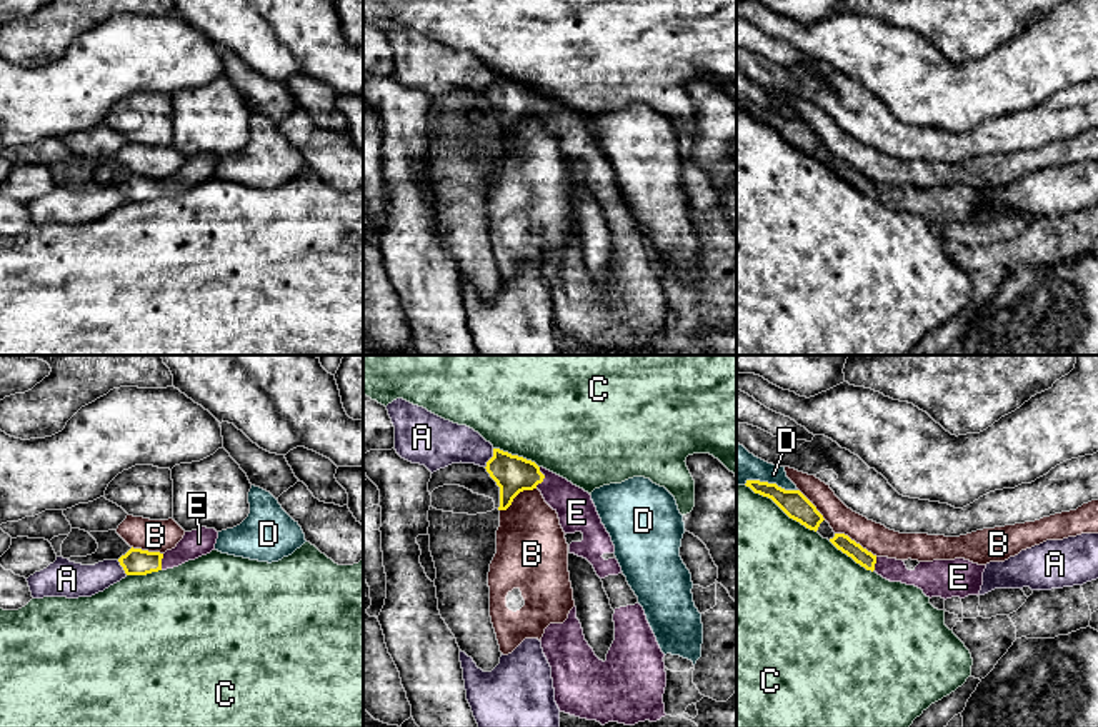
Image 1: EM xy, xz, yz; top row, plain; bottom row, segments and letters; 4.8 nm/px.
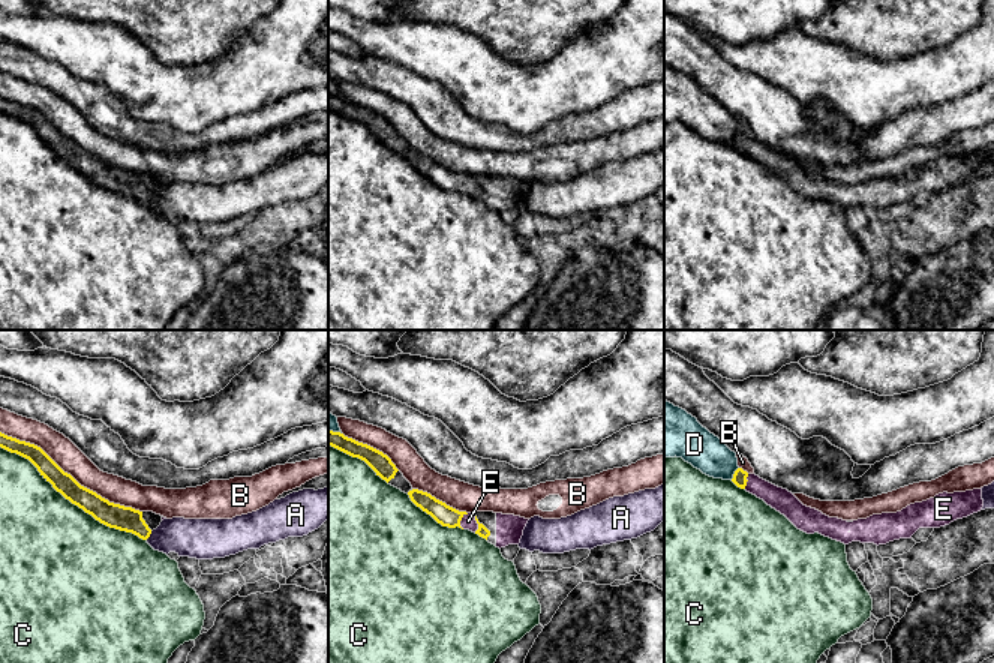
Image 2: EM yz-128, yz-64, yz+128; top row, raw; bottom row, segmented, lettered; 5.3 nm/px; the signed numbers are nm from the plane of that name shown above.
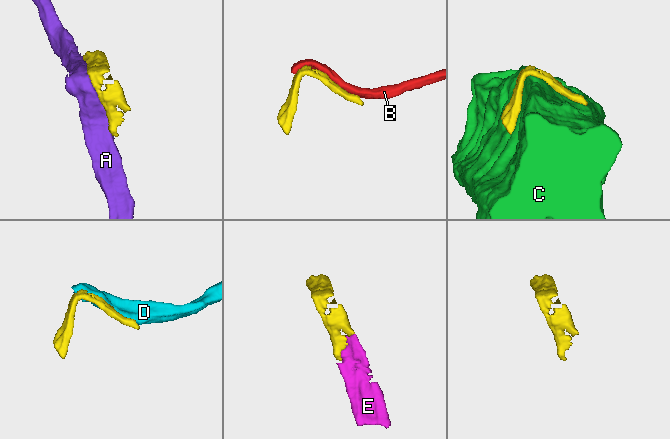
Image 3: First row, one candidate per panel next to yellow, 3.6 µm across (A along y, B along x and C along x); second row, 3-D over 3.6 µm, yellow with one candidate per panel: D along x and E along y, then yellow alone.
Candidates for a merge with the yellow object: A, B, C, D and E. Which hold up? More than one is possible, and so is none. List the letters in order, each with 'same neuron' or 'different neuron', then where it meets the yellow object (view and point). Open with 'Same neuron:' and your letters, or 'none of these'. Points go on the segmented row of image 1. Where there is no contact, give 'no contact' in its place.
Same neuron: E
A: different neuron; contact xz (490, 459)
B: different neuron; contact yz (855, 542)
C: different neuron; contact yz (780, 507)
D: different neuron; contact yz (770, 484)
E: same neuron; contact xz (544, 477)

